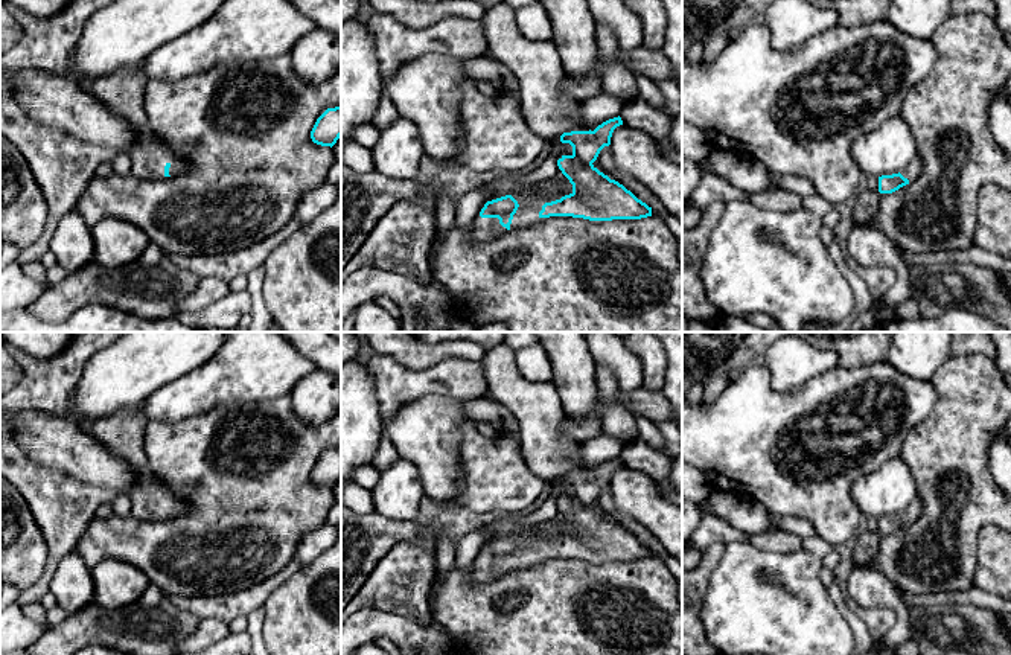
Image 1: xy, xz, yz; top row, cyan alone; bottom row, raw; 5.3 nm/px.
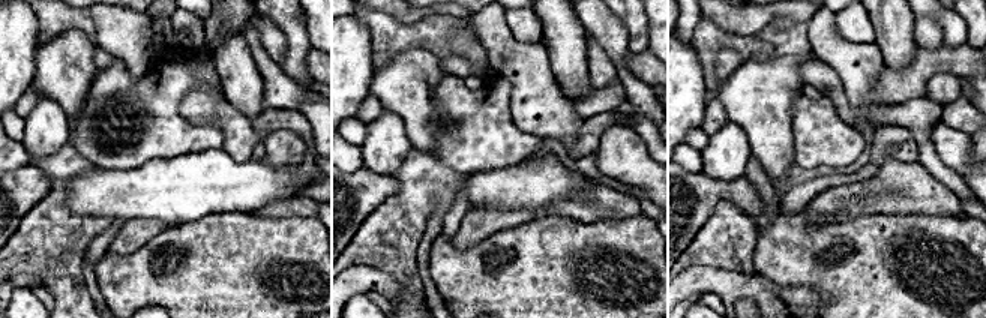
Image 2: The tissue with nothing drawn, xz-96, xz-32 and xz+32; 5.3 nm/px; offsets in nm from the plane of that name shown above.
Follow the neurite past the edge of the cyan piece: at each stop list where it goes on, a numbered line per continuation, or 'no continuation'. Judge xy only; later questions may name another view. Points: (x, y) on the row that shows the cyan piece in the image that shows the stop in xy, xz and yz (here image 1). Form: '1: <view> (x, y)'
1: xy (122, 92)

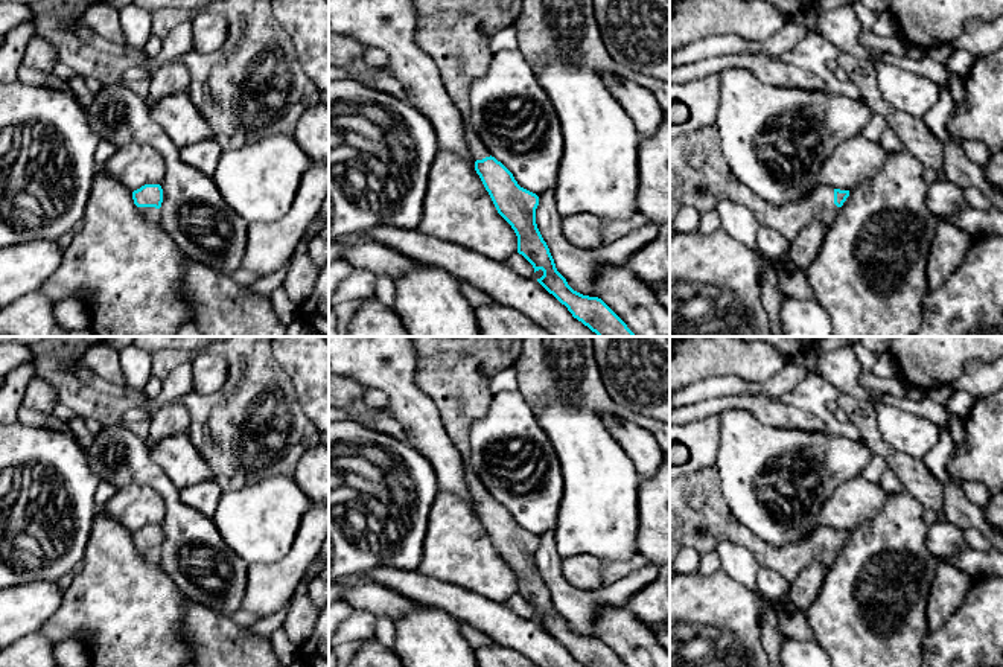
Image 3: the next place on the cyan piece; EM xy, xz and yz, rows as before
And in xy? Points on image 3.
1: xy (151, 213)

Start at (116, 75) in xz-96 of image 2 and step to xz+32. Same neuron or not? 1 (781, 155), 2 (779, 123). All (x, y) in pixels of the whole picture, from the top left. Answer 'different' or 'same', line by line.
1: different
2: different

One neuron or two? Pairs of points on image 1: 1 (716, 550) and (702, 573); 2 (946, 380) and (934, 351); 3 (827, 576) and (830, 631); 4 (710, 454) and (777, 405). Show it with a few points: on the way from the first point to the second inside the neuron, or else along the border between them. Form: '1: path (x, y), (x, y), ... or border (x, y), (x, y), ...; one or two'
1: path (711, 556), (705, 567); one
2: border (950, 355), (931, 380); two
3: border (821, 567), (819, 578), (826, 588); two
4: path (727, 442), (740, 442), (760, 422); one

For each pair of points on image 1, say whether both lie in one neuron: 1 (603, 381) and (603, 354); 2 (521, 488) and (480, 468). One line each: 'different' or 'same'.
1: different
2: same

